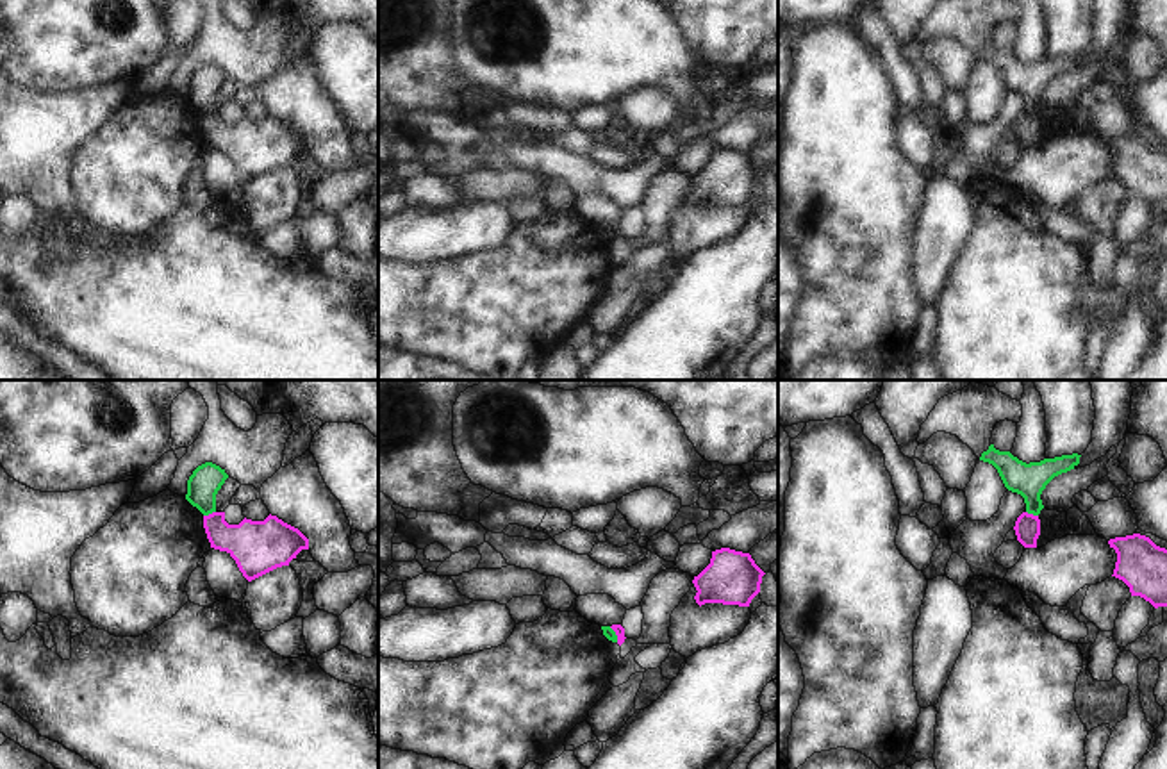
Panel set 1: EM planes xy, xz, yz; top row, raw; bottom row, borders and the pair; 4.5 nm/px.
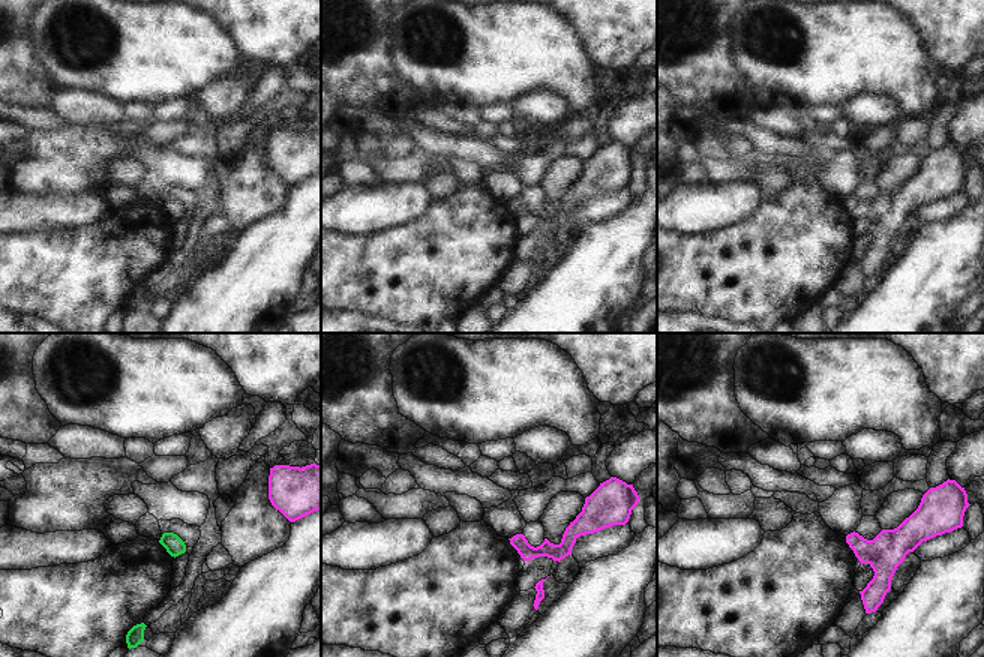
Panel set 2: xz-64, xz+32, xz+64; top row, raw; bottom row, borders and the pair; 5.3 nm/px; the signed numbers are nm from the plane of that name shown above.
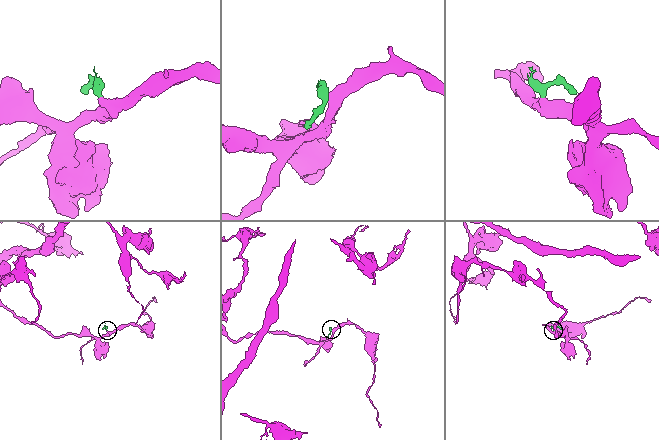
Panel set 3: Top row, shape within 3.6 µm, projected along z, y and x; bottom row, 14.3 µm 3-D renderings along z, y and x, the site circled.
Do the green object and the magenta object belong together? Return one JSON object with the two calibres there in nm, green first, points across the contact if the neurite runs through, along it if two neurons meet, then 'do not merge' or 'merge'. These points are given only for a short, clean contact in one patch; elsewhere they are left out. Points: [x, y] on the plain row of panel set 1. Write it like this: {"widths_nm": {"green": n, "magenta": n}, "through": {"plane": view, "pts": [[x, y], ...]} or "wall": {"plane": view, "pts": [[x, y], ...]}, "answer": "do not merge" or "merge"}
{"widths_nm": {"green": 140, "magenta": 220}, "wall": {"plane": "xy", "pts": [[215, 111], [204, 116]]}, "answer": "do not merge"}

